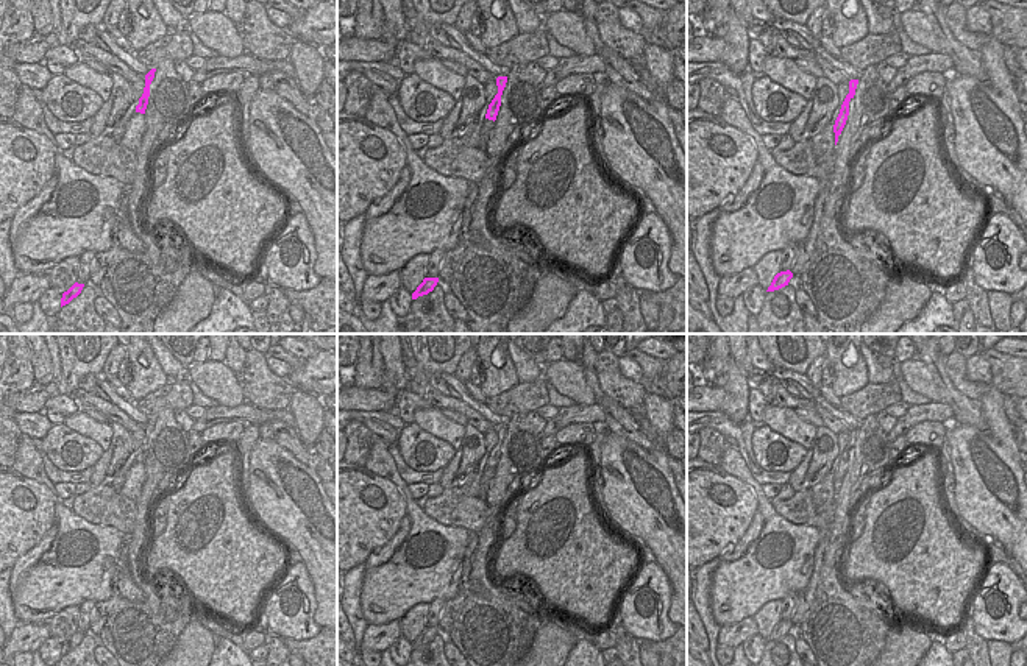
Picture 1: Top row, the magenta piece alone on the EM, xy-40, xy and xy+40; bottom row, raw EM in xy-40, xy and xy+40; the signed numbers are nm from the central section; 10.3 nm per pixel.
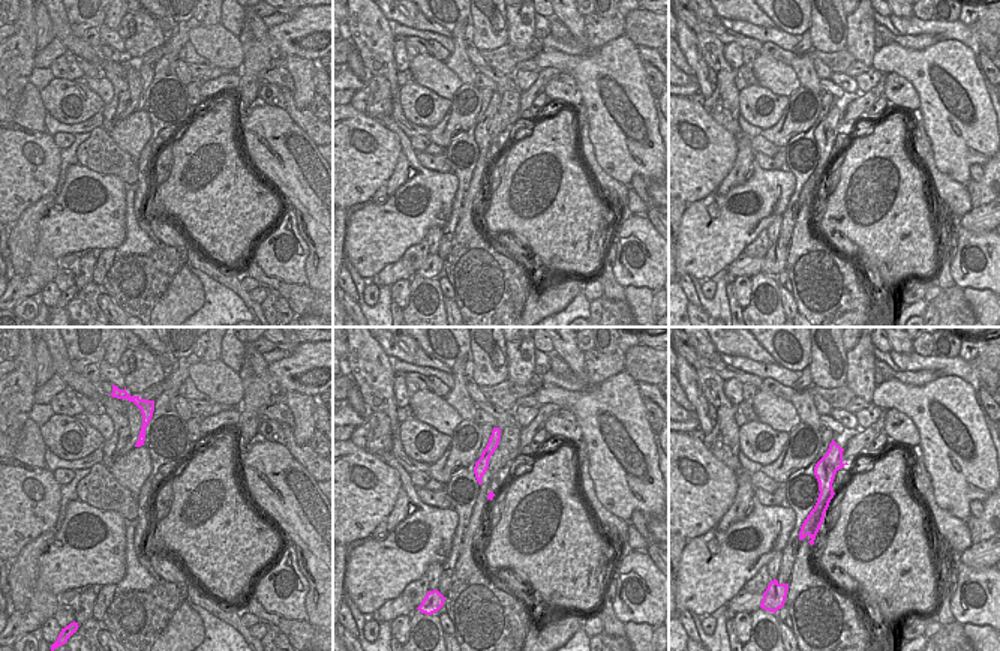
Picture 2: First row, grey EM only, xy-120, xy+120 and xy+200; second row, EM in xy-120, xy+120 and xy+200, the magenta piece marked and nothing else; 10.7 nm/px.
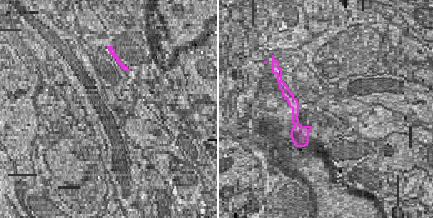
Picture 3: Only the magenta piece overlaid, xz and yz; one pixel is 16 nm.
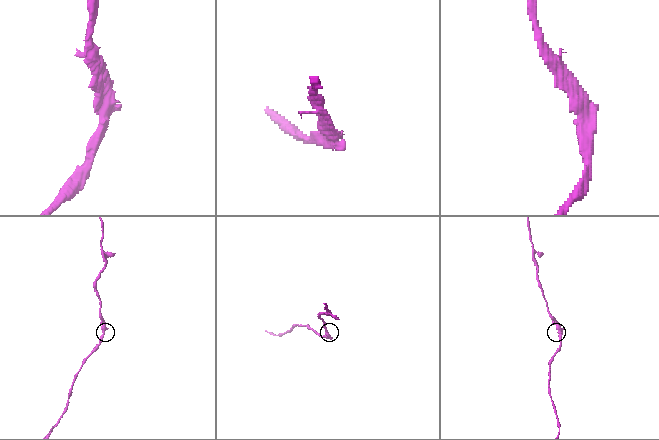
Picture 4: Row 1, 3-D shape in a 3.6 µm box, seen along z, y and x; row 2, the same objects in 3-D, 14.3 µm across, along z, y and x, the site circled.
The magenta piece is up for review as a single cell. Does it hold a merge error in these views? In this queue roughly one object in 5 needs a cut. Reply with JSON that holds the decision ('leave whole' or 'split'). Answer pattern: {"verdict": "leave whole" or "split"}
{"verdict": "leave whole"}

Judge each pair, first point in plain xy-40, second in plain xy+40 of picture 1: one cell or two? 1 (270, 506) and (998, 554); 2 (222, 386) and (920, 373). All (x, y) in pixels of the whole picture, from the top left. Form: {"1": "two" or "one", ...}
{"1": "two", "2": "one"}

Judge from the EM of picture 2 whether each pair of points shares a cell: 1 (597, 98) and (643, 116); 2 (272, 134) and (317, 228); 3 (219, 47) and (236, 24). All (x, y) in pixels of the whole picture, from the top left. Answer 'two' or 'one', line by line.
1: one
2: one
3: two

